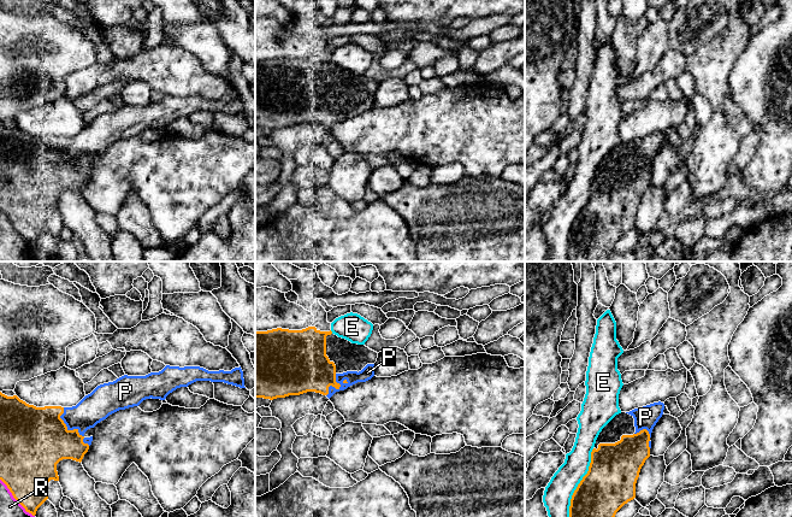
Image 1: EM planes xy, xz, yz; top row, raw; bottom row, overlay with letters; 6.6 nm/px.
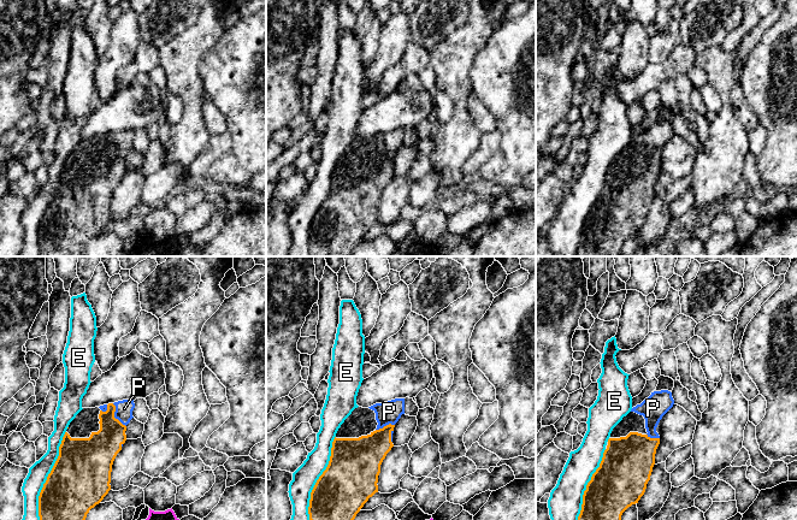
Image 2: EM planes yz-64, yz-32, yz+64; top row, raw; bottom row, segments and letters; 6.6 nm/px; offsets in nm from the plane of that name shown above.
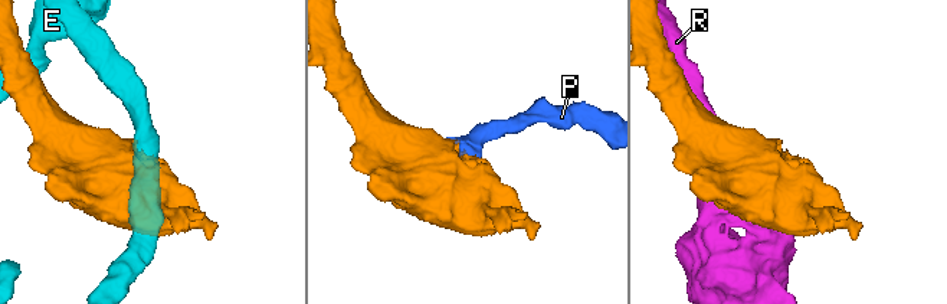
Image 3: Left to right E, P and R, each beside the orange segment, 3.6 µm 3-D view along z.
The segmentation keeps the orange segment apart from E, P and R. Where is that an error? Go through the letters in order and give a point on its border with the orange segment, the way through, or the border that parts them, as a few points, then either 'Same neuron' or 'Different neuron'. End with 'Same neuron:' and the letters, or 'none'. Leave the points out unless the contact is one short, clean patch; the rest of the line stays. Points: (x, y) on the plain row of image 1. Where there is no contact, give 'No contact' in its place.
E: Touches orange at yz (575, 219). Different neuron
P: Touches orange at xy (71, 160). Same neuron
R: Touches orange at xy (15, 228). Different neuron
Same neuron: P

